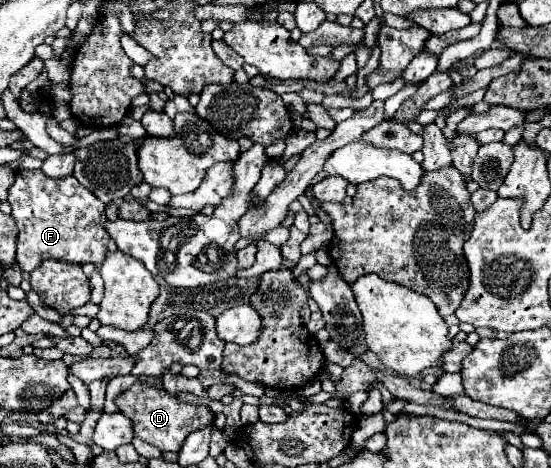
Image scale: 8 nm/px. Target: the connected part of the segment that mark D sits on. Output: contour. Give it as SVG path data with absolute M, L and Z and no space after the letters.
M136 382L132 384L124 394L120 394L116 398L116 404L120 408L120 412L130 418L132 422L132 430L134 436L142 438L144 442L170 452L178 452L182 448L182 442L186 440L186 436L198 428L208 426L214 420L214 414L208 406L200 406L200 404L188 404L182 402L178 396L168 394L164 388L156 388L144 382Z

